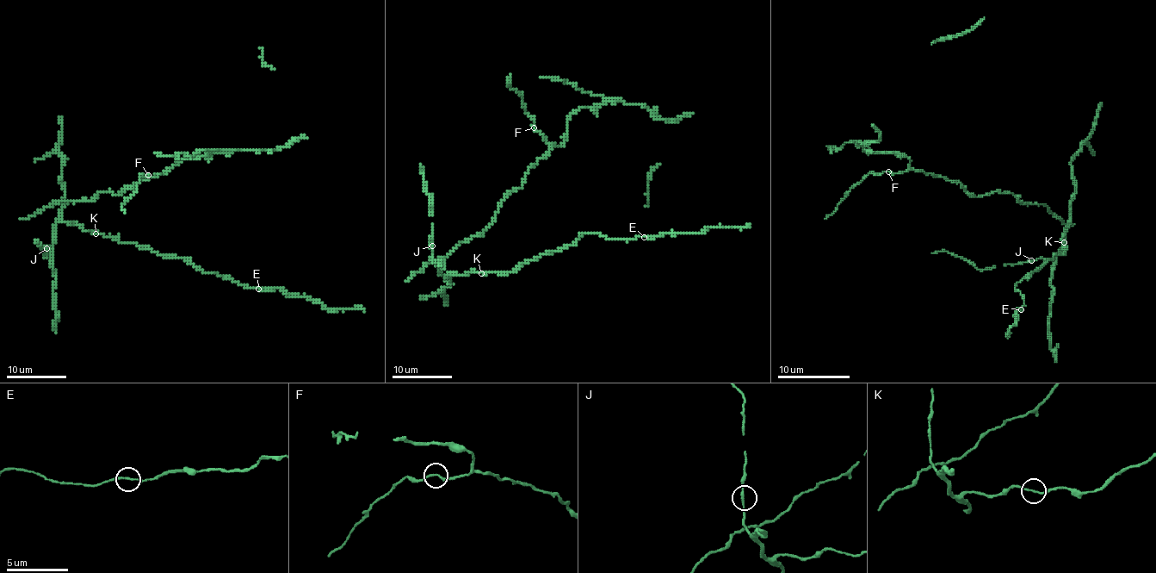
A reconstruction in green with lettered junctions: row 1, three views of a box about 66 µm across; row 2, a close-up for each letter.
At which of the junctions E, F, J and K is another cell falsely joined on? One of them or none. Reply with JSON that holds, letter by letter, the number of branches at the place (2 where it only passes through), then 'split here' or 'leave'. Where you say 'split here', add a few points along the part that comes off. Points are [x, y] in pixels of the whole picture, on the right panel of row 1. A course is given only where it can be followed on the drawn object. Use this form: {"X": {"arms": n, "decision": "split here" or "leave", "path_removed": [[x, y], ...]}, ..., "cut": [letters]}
{"E": {"arms": 2, "decision": "leave"}, "F": {"arms": 2, "decision": "leave"}, "J": {"arms": 2, "decision": "leave"}, "K": {"arms": 2, "decision": "leave"}, "cut": []}

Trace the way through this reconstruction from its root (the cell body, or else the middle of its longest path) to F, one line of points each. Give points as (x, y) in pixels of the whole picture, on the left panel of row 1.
F: (89, 200), (100, 193), (109, 191), (118, 196), (142, 179), (164, 173), (157, 176), (148, 175)

